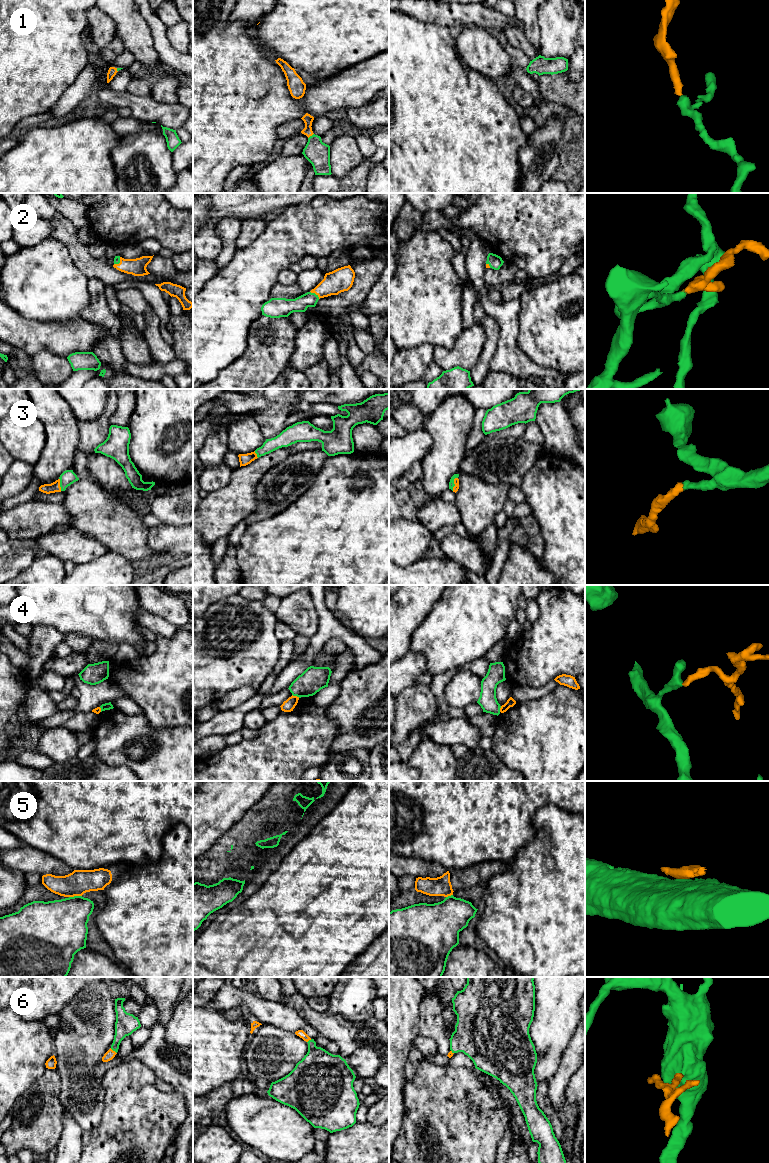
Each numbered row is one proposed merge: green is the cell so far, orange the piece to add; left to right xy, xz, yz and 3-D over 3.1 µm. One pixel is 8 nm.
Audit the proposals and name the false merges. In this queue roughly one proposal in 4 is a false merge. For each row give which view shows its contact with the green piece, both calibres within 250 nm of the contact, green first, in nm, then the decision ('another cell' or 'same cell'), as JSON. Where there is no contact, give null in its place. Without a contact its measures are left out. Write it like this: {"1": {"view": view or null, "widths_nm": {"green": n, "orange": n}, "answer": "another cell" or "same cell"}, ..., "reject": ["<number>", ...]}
{"1": {"view": "xz", "widths_nm": {"green": 190, "orange": 80}, "answer": "same cell"}, "2": {"view": "xz", "widths_nm": {"green": 130, "orange": 190}, "answer": "same cell"}, "3": {"view": "yz", "widths_nm": {"green": 50, "orange": 50}, "answer": "same cell"}, "4": {"view": "xz", "widths_nm": {"green": 200, "orange": 90}, "answer": "another cell"}, "5": {"view": "xy", "widths_nm": {"green": 400, "orange": 200}, "answer": "another cell"}, "6": {"view": "xy", "widths_nm": {"green": 170, "orange": 80}, "answer": "same cell"}, "reject": ["4", "5"]}

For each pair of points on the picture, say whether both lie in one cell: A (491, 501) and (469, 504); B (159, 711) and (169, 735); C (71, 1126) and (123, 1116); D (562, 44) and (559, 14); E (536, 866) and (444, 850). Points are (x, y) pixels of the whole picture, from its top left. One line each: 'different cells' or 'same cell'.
A: same cell
B: different cells
C: different cells
D: same cell
E: different cells

